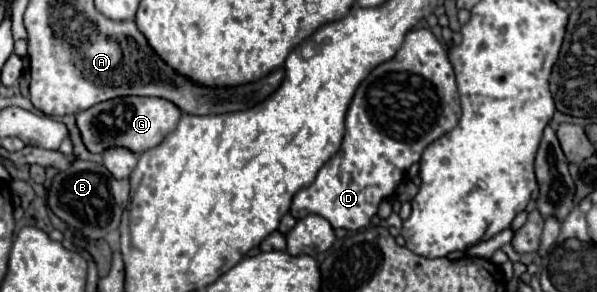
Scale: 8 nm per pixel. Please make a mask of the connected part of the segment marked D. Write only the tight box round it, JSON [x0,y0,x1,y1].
[290,29,462,229]

